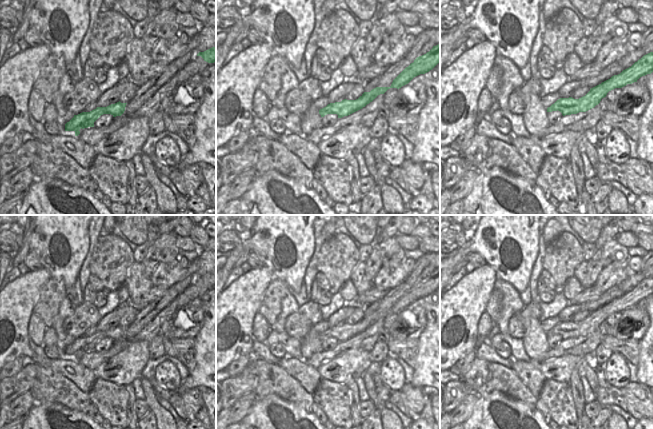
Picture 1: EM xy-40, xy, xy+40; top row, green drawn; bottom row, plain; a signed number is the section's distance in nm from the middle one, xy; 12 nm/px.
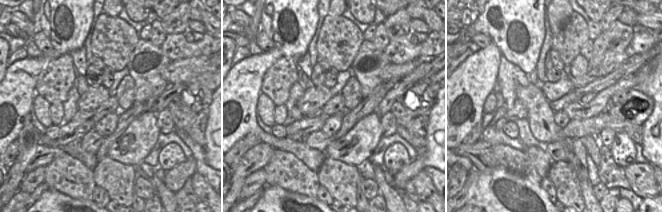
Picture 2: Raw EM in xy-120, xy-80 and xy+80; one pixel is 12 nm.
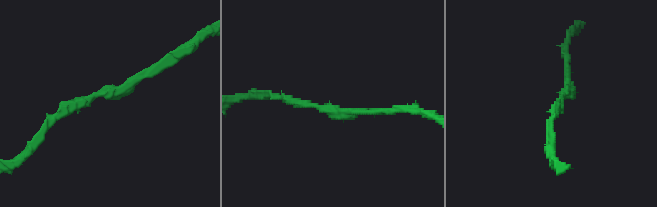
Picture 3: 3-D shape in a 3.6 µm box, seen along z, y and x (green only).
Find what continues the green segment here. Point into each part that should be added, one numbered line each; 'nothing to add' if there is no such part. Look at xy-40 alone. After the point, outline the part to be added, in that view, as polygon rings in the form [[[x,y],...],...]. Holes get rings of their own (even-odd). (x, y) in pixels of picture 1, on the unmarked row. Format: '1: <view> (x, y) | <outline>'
nothing to add

